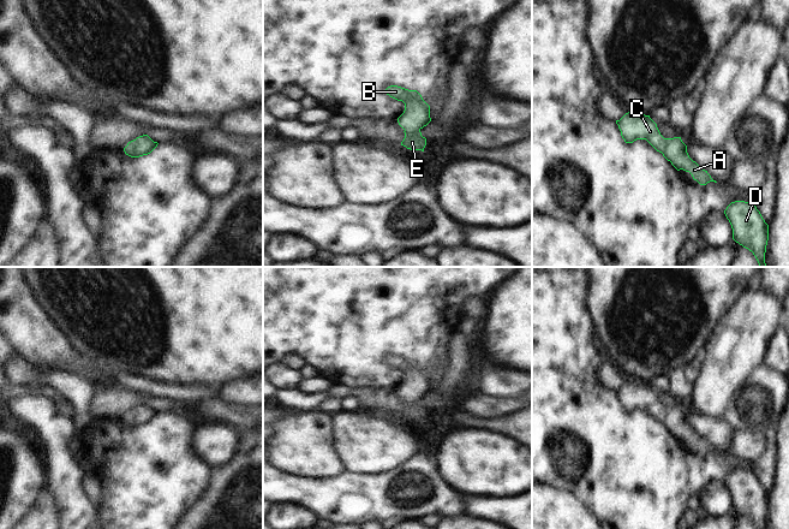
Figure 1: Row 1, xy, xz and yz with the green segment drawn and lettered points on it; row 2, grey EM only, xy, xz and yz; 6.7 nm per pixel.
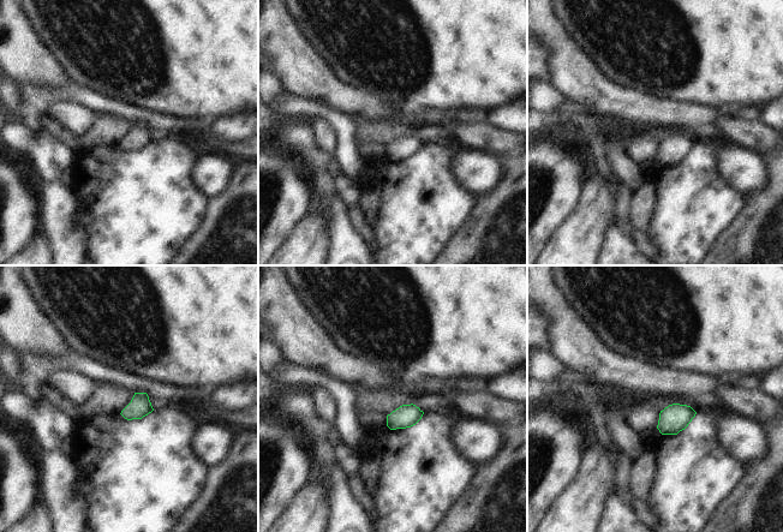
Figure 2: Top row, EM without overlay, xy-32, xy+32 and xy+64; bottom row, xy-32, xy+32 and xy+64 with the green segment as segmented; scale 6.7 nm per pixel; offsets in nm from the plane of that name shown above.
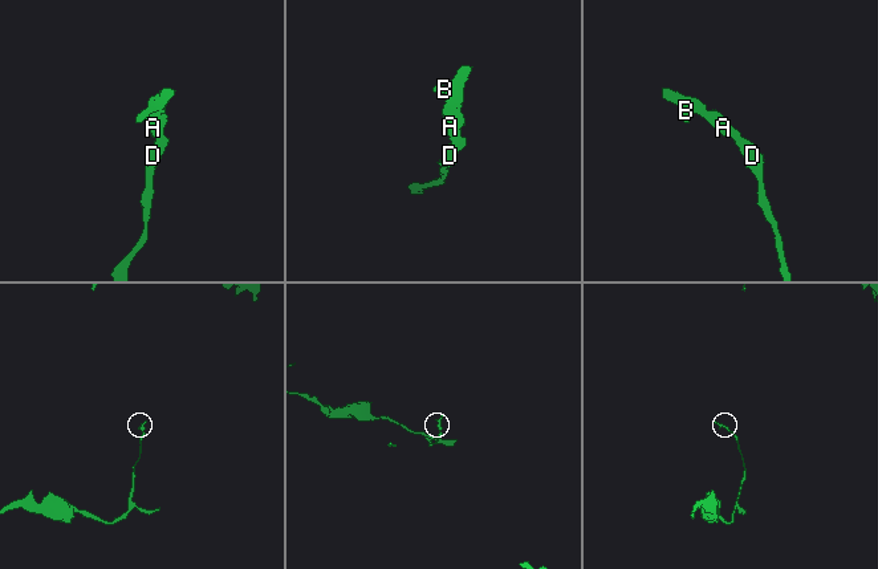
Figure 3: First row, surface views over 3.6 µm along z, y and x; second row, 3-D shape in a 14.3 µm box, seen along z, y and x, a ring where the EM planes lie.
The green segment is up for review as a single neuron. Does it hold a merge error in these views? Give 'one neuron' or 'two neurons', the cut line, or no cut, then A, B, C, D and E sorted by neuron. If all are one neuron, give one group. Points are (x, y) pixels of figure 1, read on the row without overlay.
one neuron; cut none; groups A B C D E

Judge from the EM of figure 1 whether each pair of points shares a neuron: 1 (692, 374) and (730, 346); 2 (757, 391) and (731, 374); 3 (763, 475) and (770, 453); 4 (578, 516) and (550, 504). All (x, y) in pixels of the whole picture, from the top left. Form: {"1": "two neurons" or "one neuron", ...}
{"1": "two neurons", "2": "two neurons", "3": "one neuron", "4": "one neuron"}

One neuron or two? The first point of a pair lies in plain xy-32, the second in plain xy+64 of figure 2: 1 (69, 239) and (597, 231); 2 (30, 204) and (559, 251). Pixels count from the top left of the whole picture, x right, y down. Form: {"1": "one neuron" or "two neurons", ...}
{"1": "two neurons", "2": "two neurons"}

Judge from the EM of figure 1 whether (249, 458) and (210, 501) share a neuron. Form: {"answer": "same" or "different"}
{"answer": "same"}

